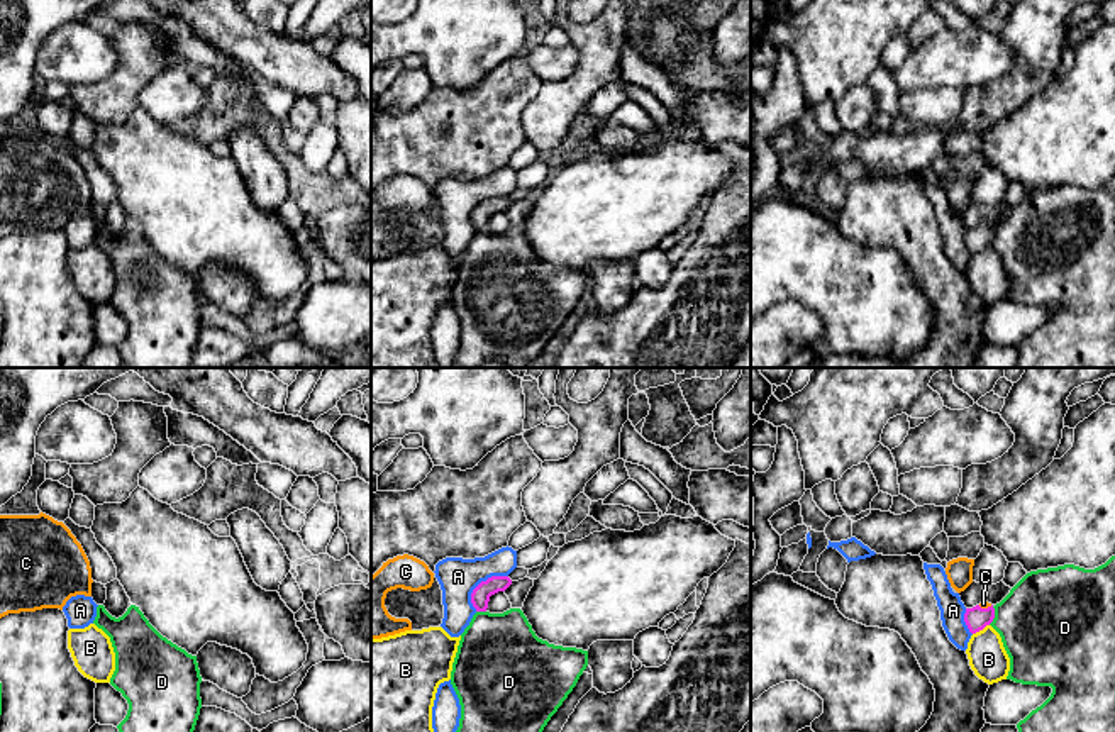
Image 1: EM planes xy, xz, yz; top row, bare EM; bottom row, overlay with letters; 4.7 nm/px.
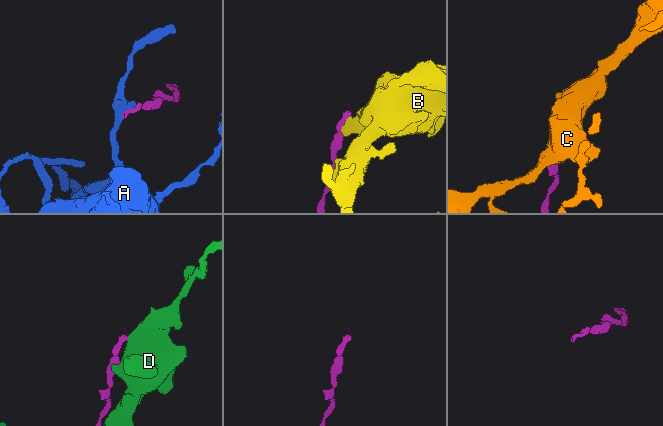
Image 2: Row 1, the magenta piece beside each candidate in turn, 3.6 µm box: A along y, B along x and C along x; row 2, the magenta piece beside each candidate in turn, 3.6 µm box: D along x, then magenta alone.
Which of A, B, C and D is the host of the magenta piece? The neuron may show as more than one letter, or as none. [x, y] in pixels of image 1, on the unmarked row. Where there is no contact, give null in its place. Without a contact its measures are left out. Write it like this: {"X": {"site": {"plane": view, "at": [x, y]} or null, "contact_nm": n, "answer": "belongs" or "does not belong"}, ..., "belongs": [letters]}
{"A": {"site": {"plane": "xz", "at": [480, 204]}, "contact_nm": 240, "answer": "does not belong"}, "B": {"site": {"plane": "yz", "at": [980, 249]}, "contact_nm": 90, "answer": "does not belong"}, "C": {"site": {"plane": "yz", "at": [985, 229]}, "contact_nm": 70, "answer": "belongs"}, "D": {"site": {"plane": "yz", "at": [993, 236]}, "contact_nm": 90, "answer": "does not belong"}, "belongs": ["C"]}

